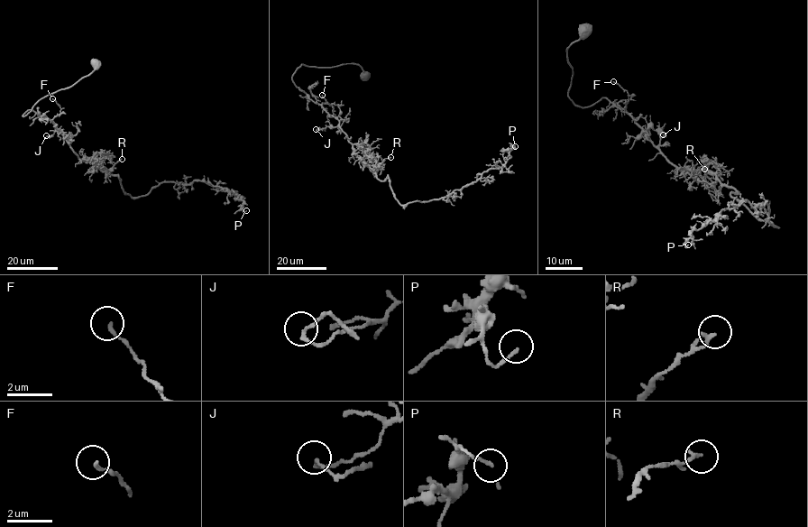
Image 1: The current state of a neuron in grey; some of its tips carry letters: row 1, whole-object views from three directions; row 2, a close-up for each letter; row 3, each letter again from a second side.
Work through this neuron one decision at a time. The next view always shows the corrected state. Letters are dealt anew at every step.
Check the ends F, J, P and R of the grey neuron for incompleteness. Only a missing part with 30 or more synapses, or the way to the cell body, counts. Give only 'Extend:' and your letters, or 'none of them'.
Extend: none of them

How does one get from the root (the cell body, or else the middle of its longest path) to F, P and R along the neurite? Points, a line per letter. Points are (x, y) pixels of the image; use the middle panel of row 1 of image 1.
F: (364, 75), (355, 64), (301, 64), (293, 75), (293, 82), (316, 103), (330, 106), (322, 95)
P: (364, 75), (301, 64), (292, 80), (401, 204), (472, 184), (515, 146)
R: (364, 75), (355, 64), (301, 64), (292, 80), (338, 121), (350, 143), (359, 143), (378, 163), (390, 157)

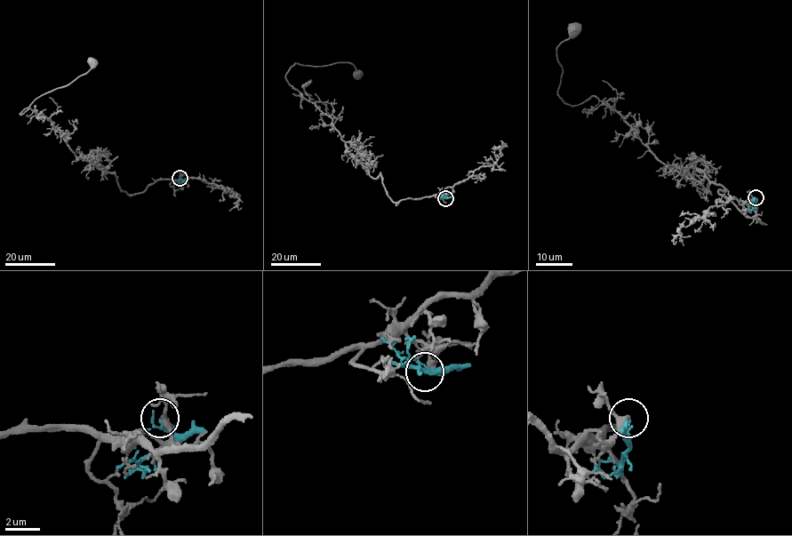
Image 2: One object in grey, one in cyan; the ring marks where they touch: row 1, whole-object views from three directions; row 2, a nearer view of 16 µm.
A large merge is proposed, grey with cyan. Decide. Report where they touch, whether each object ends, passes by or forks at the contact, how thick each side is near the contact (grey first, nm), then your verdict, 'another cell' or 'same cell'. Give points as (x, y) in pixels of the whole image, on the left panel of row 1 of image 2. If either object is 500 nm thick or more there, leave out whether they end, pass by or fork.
place (180, 178); grey passes by; cyan forks; calibres 280 and 70 nm; another cell

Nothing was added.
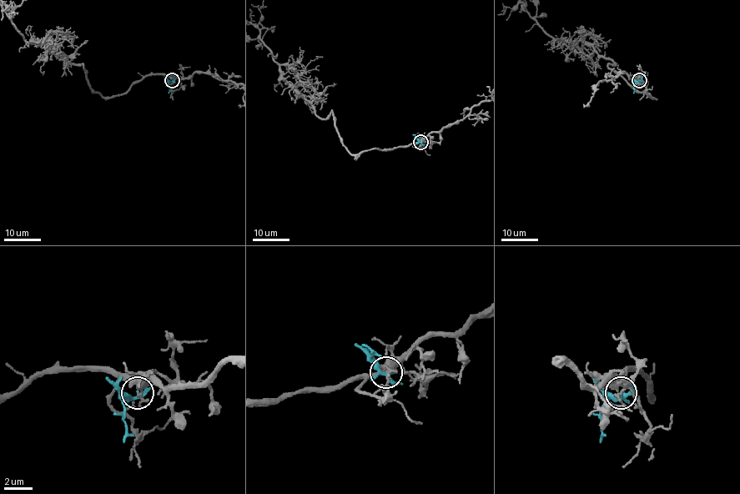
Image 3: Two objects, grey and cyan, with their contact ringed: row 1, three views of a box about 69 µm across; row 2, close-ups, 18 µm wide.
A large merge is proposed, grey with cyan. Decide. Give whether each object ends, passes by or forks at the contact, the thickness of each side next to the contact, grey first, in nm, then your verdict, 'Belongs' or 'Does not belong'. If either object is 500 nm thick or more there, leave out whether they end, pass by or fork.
At the ring grey passes by. At the ring cyan forks. Thickness 200 nm (grey) against 200 nm. Does not belong

